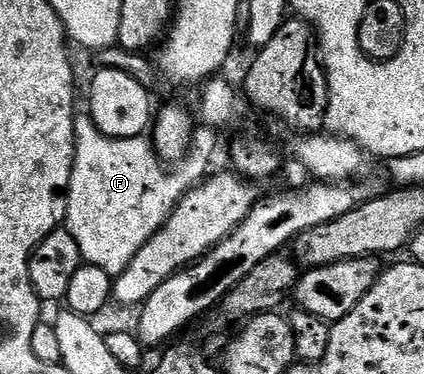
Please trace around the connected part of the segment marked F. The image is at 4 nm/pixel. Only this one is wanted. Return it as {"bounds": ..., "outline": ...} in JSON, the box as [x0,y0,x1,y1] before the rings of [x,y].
{"bounds":[64,115,218,279],"outline":[[[88,115],[74,116],[75,159],[65,198],[64,228],[79,243],[84,264],[103,267],[116,279],[135,255],[161,230],[173,208],[190,188],[210,172],[218,134],[201,127],[193,134],[189,153],[168,173],[159,164],[157,150],[148,136],[115,139],[103,135]]]}

